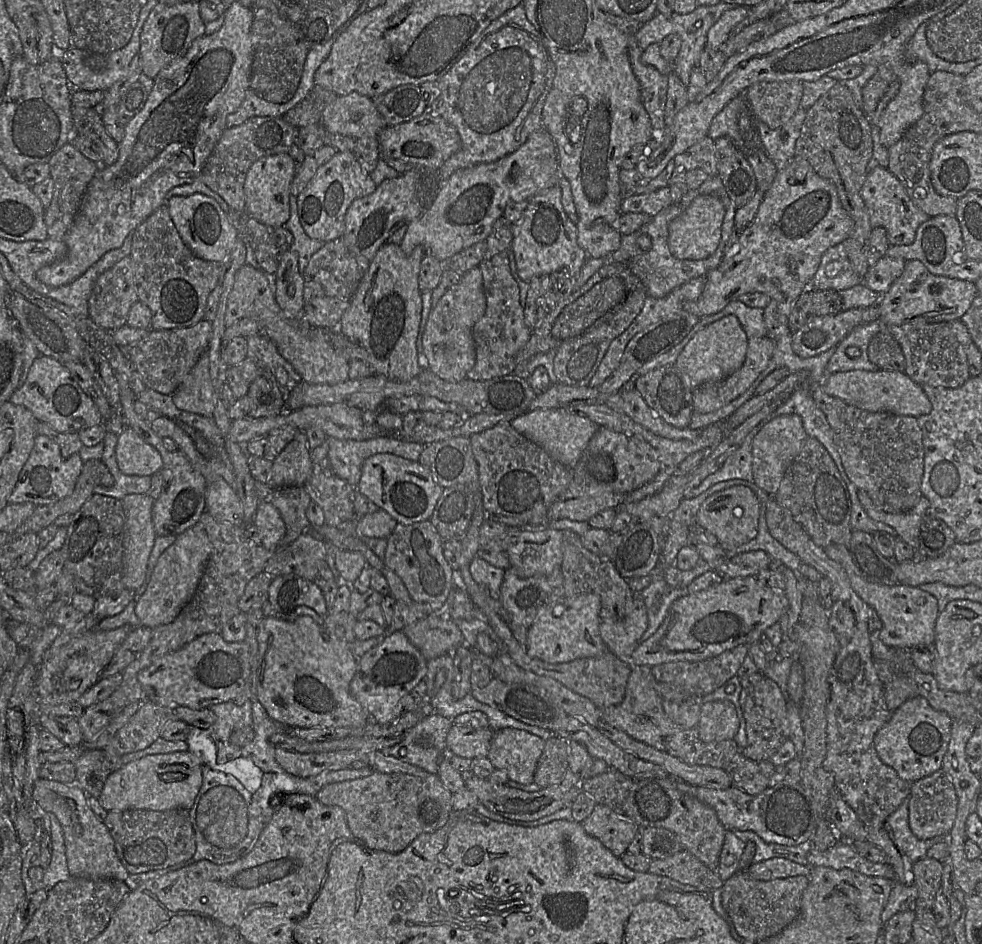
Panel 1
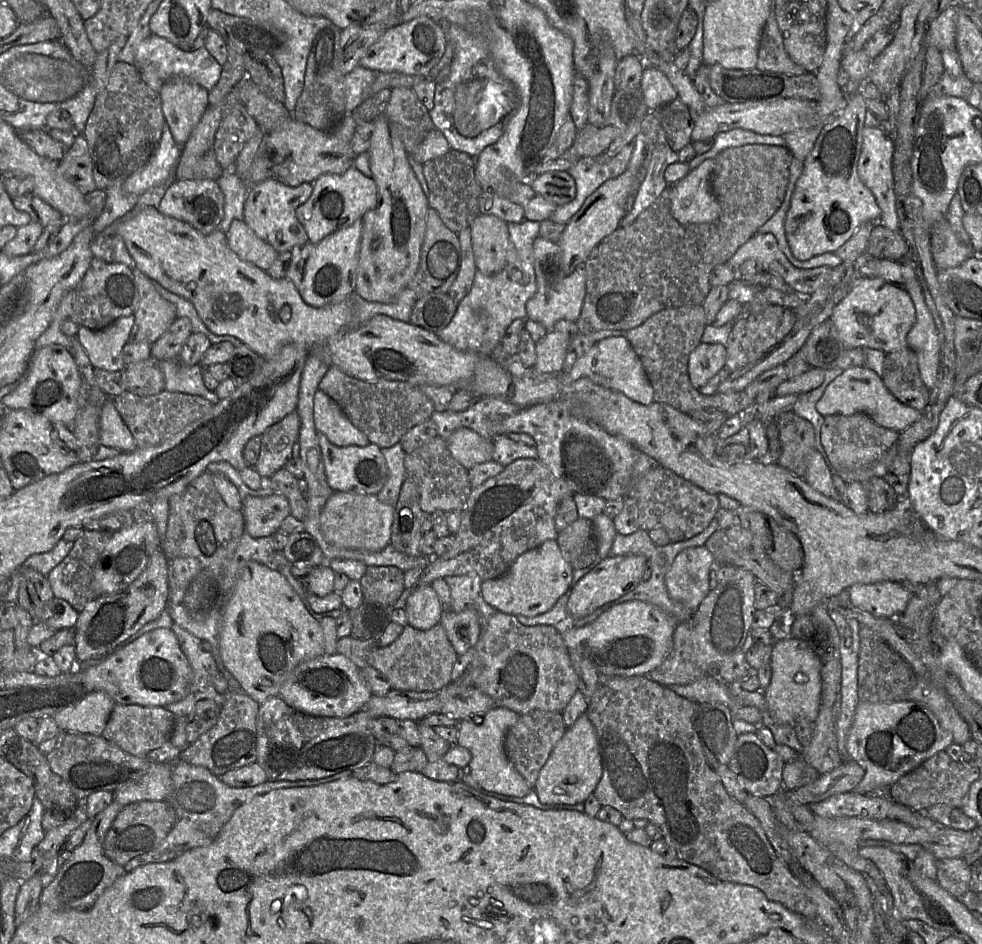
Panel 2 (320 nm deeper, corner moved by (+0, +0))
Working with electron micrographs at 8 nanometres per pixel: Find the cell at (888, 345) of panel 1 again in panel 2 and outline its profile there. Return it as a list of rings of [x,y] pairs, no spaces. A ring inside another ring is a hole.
[[[909,346],[886,353],[881,378],[900,402],[924,413],[930,390],[923,383],[917,356]]]

